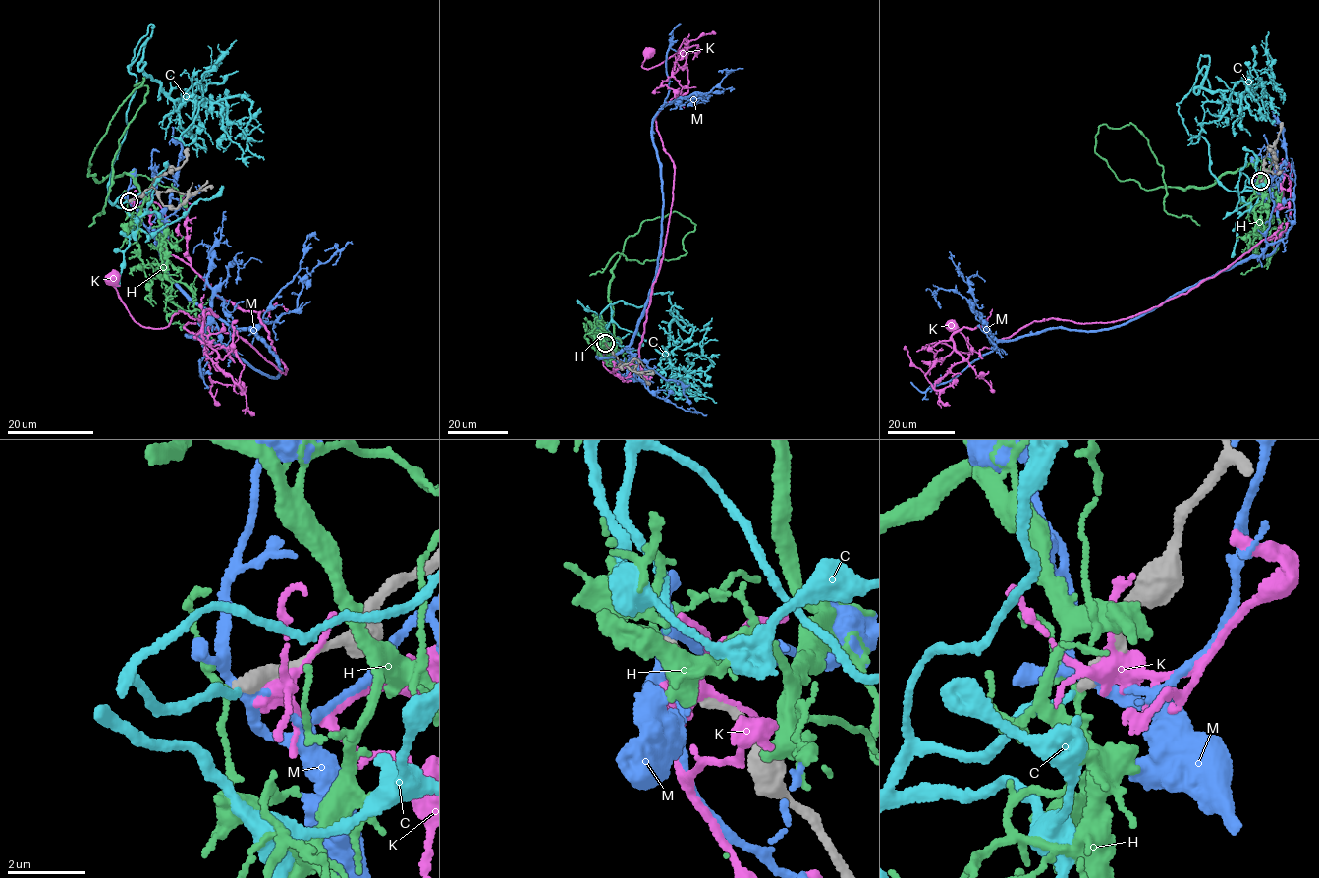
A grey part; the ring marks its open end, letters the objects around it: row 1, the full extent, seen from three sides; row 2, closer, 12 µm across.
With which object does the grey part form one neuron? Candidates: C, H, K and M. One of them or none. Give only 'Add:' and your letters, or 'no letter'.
Add: C

